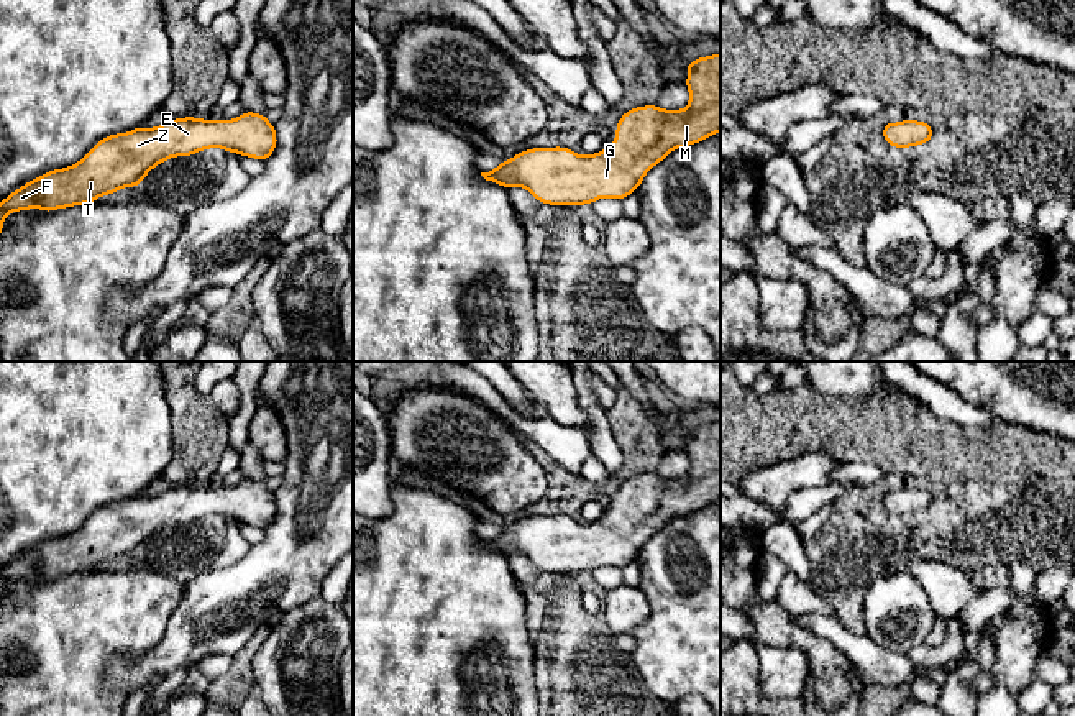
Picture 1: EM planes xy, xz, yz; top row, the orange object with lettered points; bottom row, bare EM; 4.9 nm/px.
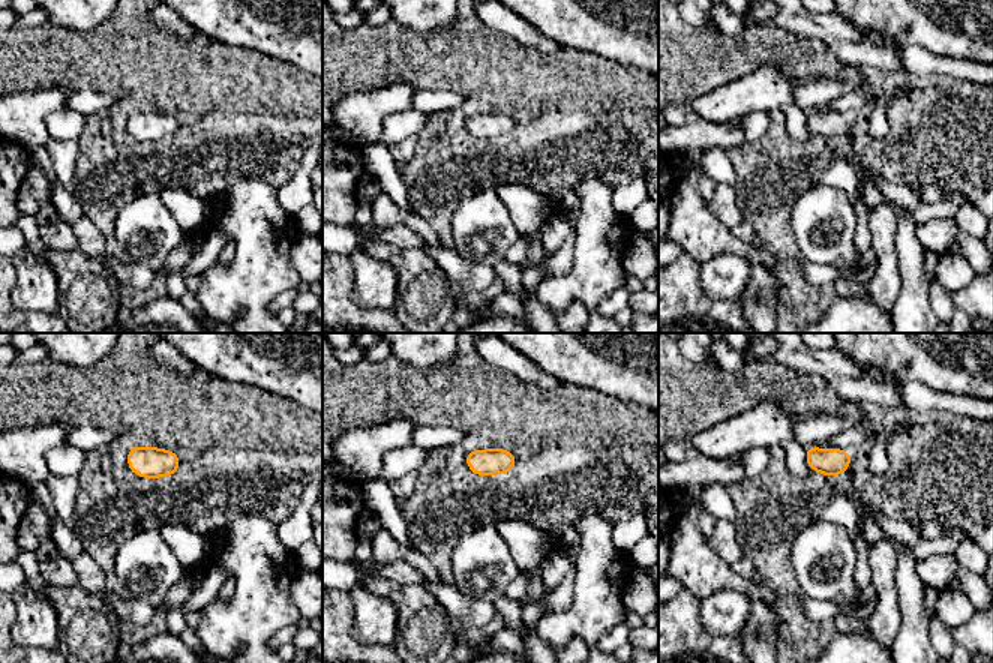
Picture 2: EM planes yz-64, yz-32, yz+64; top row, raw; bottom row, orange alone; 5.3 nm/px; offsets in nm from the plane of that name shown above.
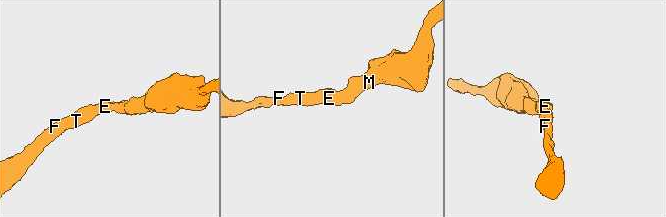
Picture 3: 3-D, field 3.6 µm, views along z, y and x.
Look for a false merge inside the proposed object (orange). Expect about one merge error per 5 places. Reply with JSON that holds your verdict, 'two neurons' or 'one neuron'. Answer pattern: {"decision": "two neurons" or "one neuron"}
{"decision": "one neuron"}

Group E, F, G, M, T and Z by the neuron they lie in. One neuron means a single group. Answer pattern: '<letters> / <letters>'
E F G M T Z

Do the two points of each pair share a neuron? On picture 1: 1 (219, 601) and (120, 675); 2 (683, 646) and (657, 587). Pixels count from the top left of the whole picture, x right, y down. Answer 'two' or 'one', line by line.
1: one
2: one

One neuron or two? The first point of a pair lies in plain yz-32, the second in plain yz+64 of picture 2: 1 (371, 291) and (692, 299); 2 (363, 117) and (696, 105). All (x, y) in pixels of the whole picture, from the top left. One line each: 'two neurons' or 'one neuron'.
1: two neurons
2: one neuron

